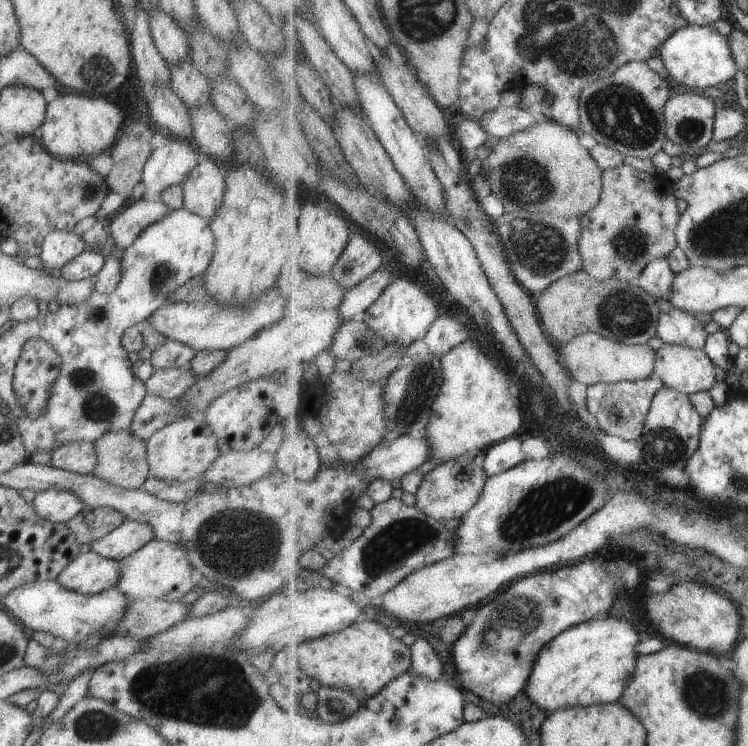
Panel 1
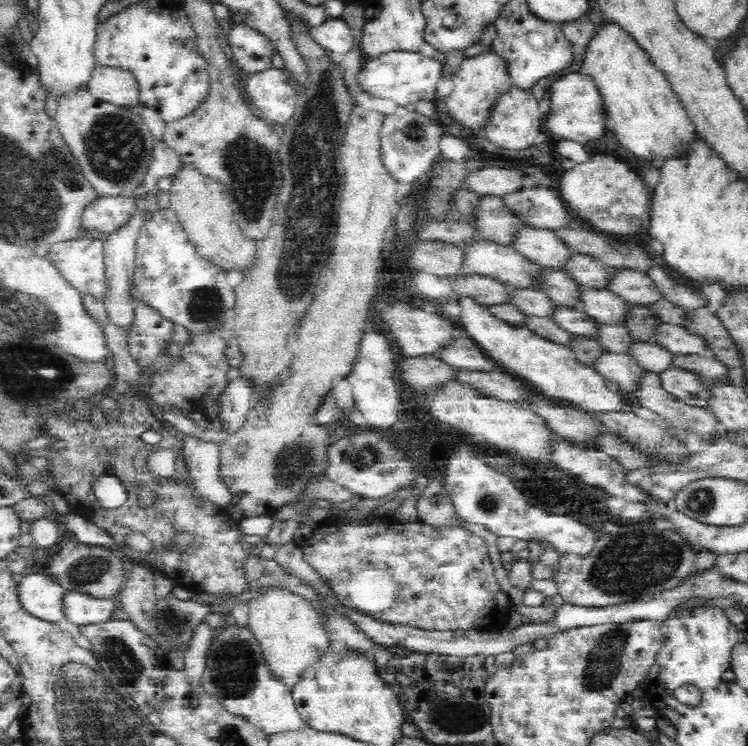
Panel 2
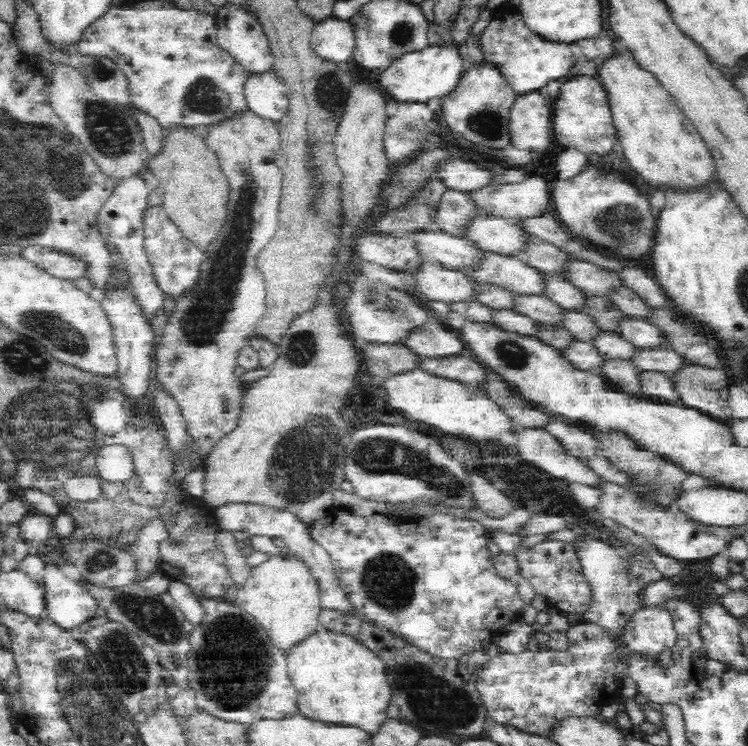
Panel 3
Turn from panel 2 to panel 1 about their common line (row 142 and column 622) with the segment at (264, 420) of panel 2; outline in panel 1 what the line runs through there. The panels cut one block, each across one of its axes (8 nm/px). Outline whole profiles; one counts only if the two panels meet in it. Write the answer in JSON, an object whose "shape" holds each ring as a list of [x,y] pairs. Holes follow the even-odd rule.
{"shape":[[[585,333],[566,345],[559,346],[560,361],[575,381],[588,387],[597,383],[634,381],[649,377],[654,372],[656,351],[648,345],[630,345],[617,342],[597,333]]]}

